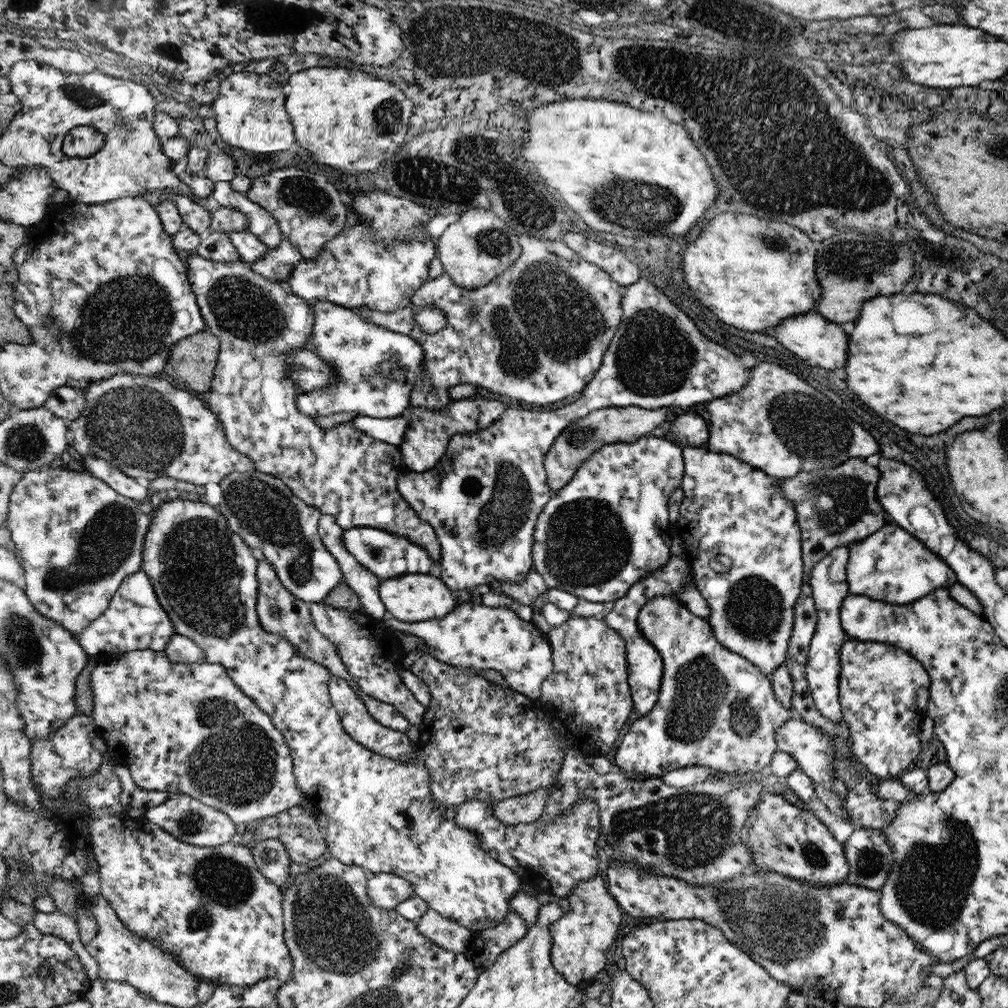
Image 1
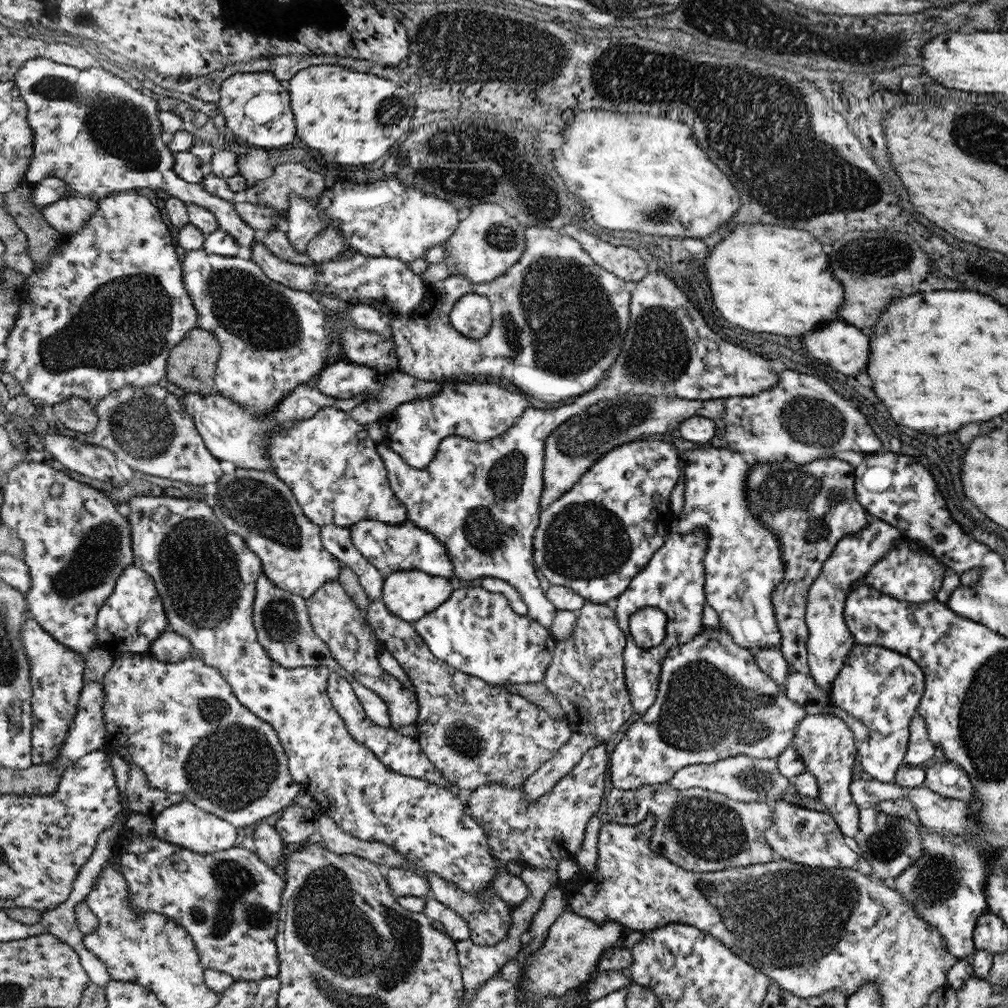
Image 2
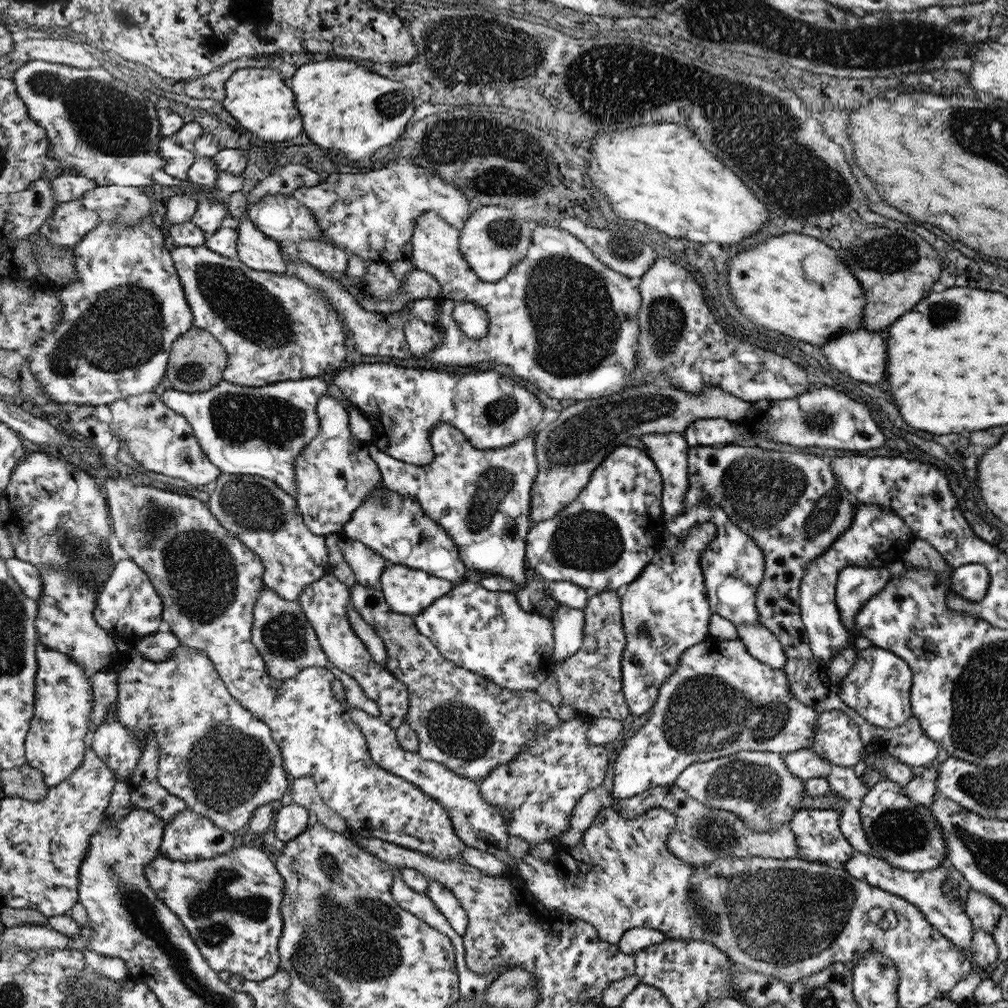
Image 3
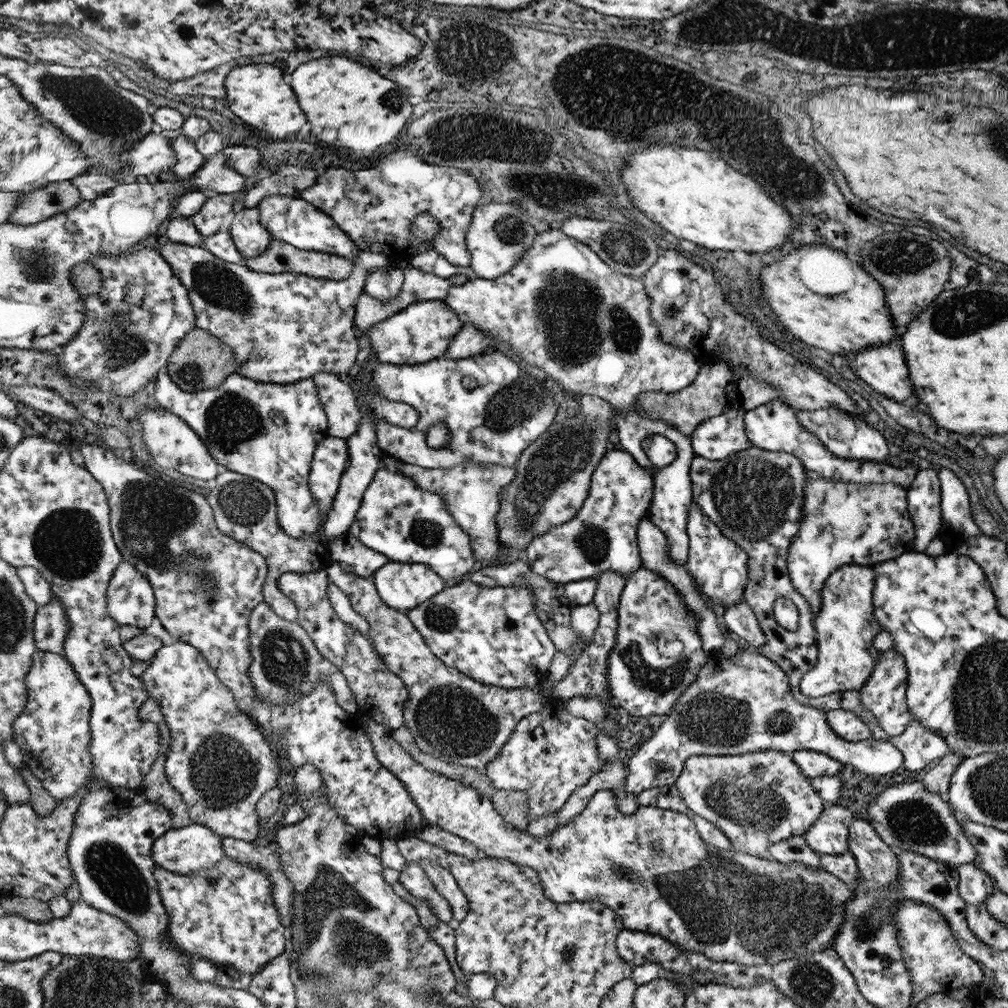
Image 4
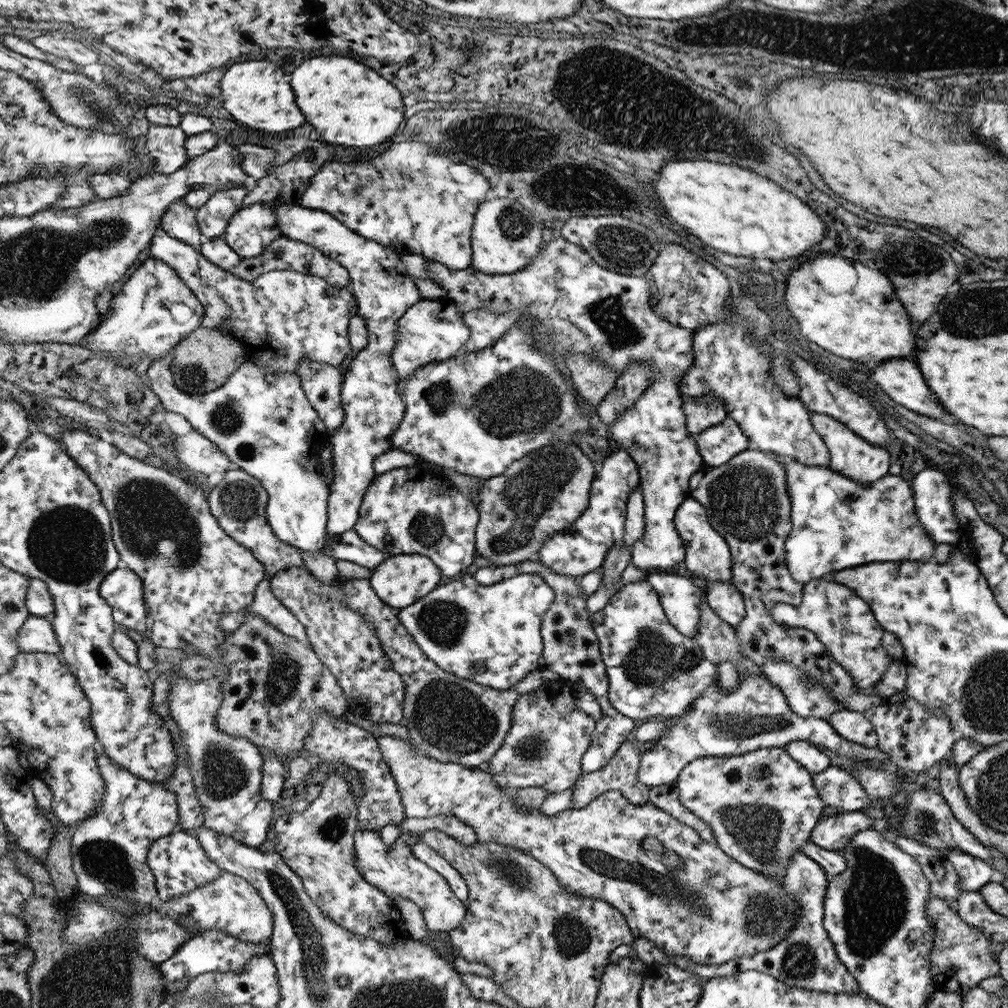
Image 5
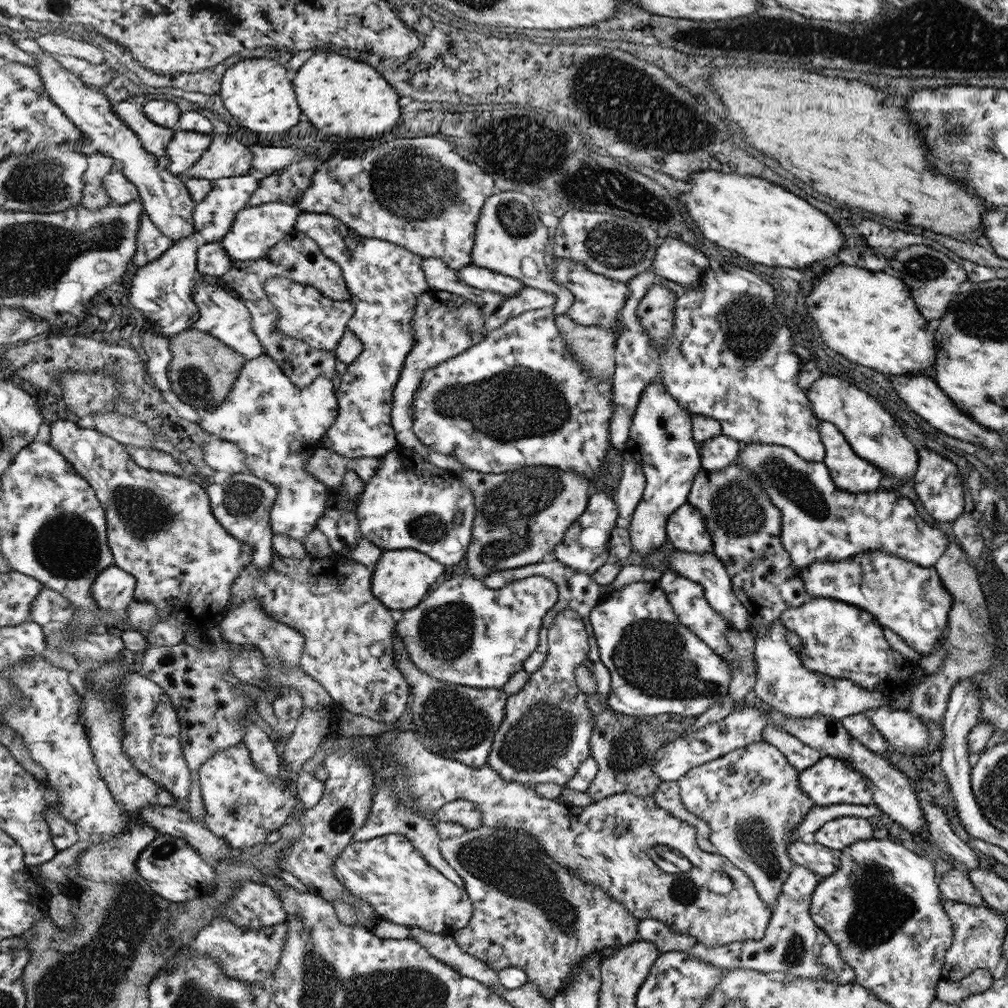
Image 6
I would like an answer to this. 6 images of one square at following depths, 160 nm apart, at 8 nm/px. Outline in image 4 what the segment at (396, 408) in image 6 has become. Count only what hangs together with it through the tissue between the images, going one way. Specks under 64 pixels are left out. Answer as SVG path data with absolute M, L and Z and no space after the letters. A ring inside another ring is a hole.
M439 300L408 304L404 309L380 320L363 332L365 348L375 352L379 362L387 364L419 364L444 356L452 338L463 326L453 309Z

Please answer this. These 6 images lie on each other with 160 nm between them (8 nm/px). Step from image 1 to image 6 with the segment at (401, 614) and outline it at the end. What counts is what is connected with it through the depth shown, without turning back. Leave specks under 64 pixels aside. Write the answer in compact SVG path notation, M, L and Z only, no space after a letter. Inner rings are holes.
M382 549L371 574L371 592L375 598L391 610L407 610L420 604L429 586L443 572L443 565L429 558L421 551L413 549Z

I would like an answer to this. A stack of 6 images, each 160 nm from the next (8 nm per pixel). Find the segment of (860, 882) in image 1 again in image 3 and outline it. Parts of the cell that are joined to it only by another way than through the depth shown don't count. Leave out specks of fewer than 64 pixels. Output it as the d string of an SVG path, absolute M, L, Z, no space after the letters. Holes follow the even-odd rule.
M873 646L857 650L856 659L848 670L848 675L836 687L841 702L875 727L890 730L904 725L908 718L912 717L911 667L892 651ZM884 774L860 802L860 823L875 856L904 871L929 871L946 858L946 844L928 805L918 808L916 802L904 795L903 787Z

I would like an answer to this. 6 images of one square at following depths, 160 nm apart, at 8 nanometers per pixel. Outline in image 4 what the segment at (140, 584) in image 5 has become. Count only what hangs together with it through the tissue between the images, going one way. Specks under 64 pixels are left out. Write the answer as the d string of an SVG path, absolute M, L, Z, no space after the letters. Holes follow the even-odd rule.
M123 560L108 588L108 610L121 626L149 628L154 617L152 582Z

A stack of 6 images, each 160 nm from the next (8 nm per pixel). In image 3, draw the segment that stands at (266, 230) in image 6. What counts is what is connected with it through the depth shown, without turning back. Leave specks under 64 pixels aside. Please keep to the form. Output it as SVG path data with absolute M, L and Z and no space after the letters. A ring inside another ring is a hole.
M241 218L238 222L235 258L240 259L245 266L252 267L252 270L287 274L290 267L280 253L278 244L253 226L248 218Z

